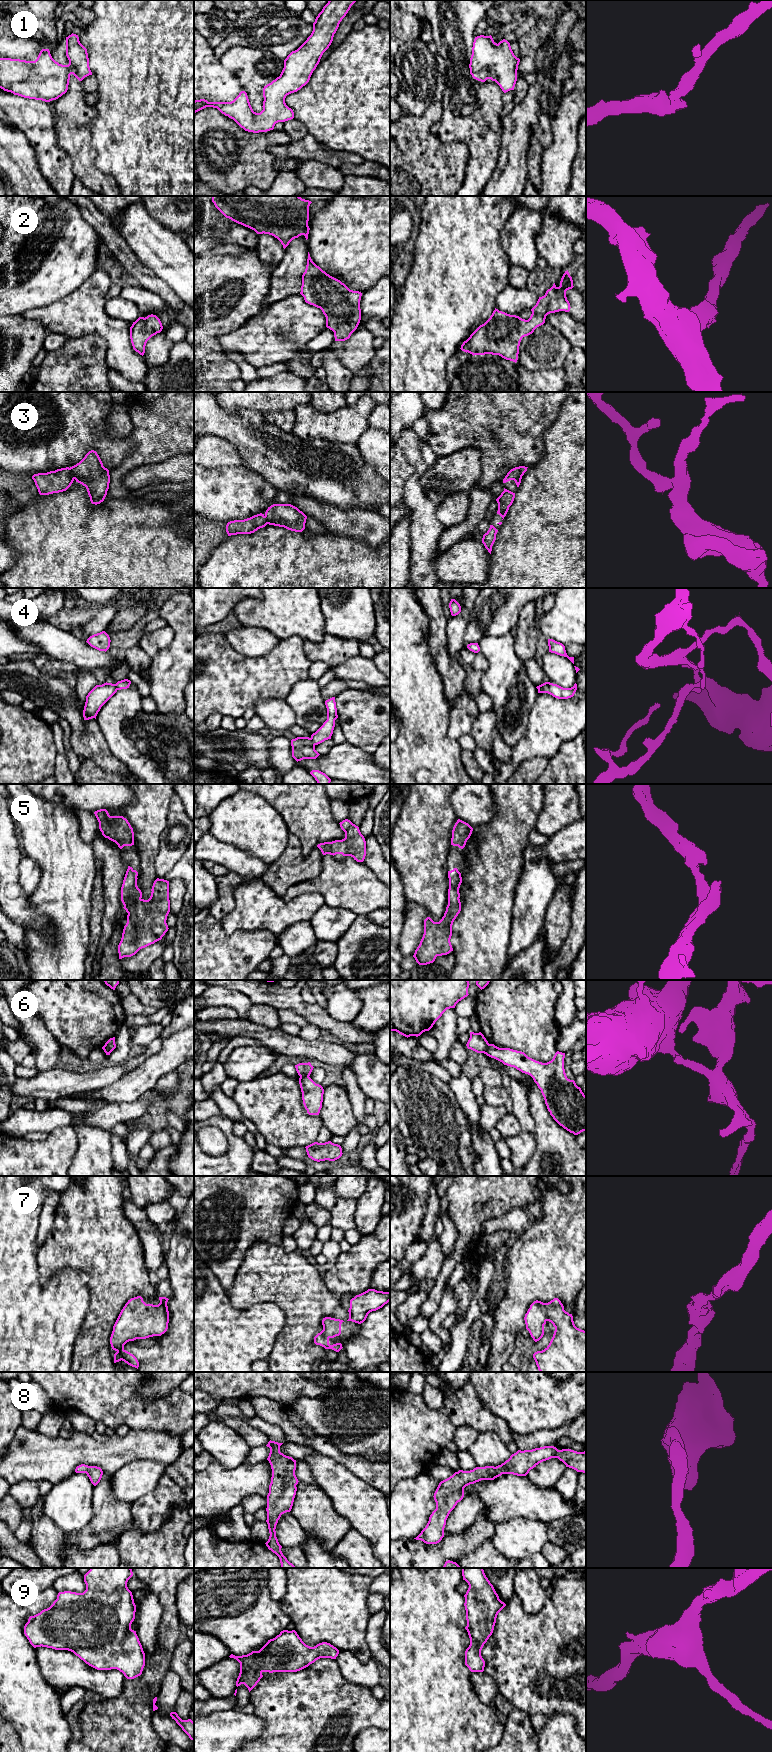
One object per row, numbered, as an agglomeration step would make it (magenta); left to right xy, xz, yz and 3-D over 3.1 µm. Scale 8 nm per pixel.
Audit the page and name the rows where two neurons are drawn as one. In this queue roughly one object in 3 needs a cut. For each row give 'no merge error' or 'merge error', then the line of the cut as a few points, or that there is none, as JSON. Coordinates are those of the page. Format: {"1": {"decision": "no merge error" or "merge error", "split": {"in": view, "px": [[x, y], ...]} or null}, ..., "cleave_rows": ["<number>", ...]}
{"1": {"decision": "no merge error", "split": null}, "2": {"decision": "no merge error", "split": null}, "3": {"decision": "no merge error", "split": null}, "4": {"decision": "merge error", "split": {"in": "xz", "px": [[310, 738], [315, 744]]}}, "5": {"decision": "no merge error", "split": null}, "6": {"decision": "merge error", "split": {"in": "yz", "px": [[488, 1043], [485, 1053]]}}, "7": {"decision": "no merge error", "split": null}, "8": {"decision": "no merge error", "split": null}, "9": {"decision": "no merge error", "split": null}, "cleave_rows": ["4", "6"]}

